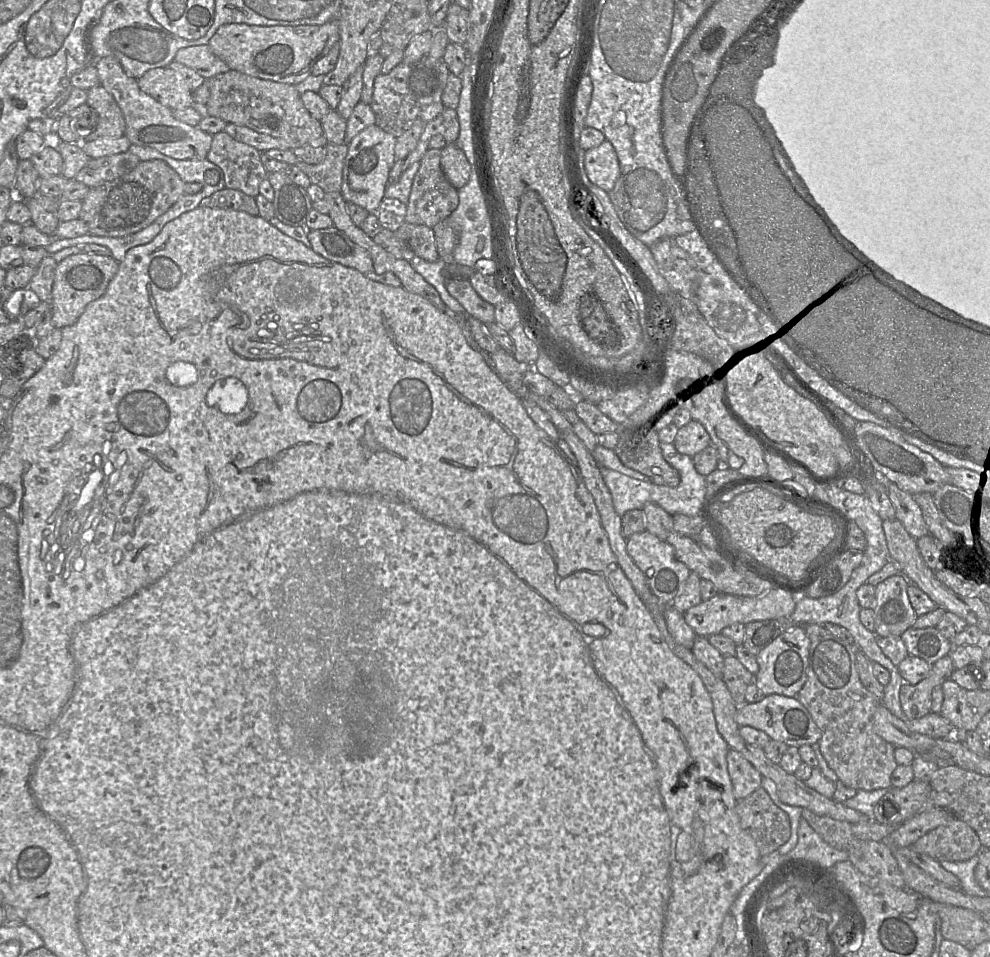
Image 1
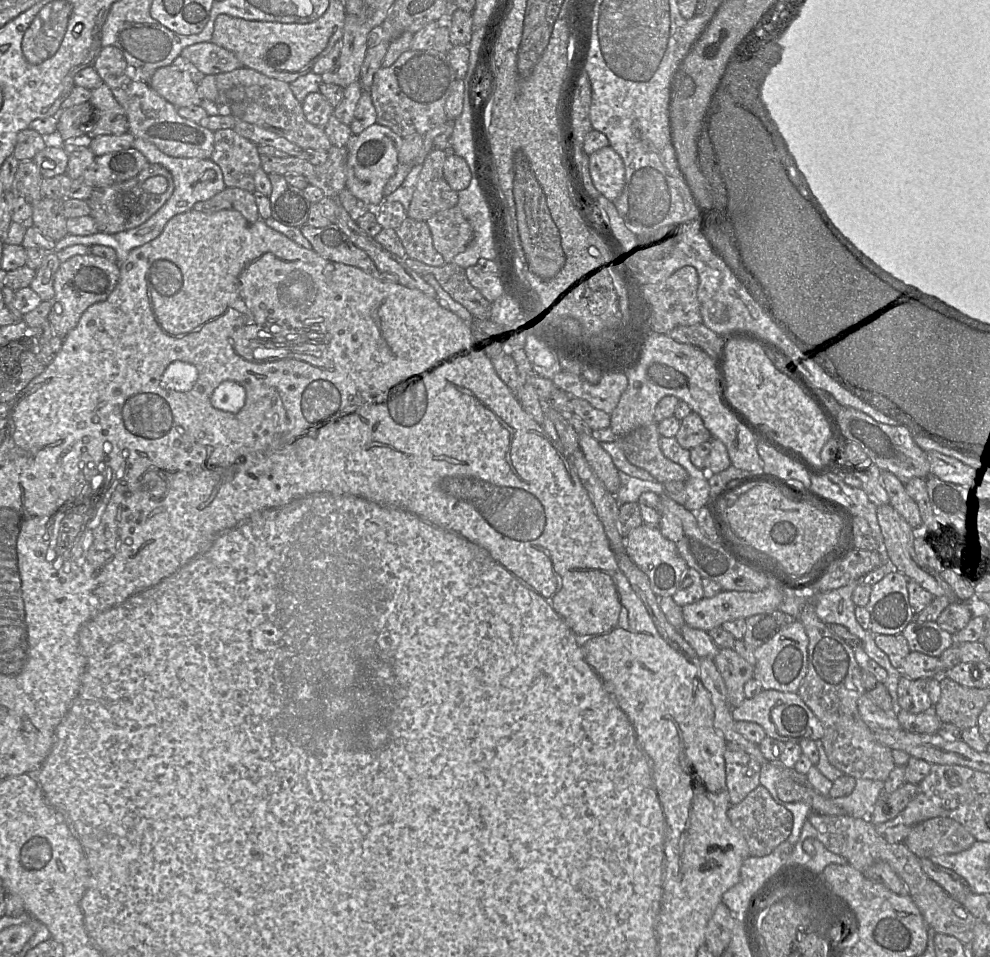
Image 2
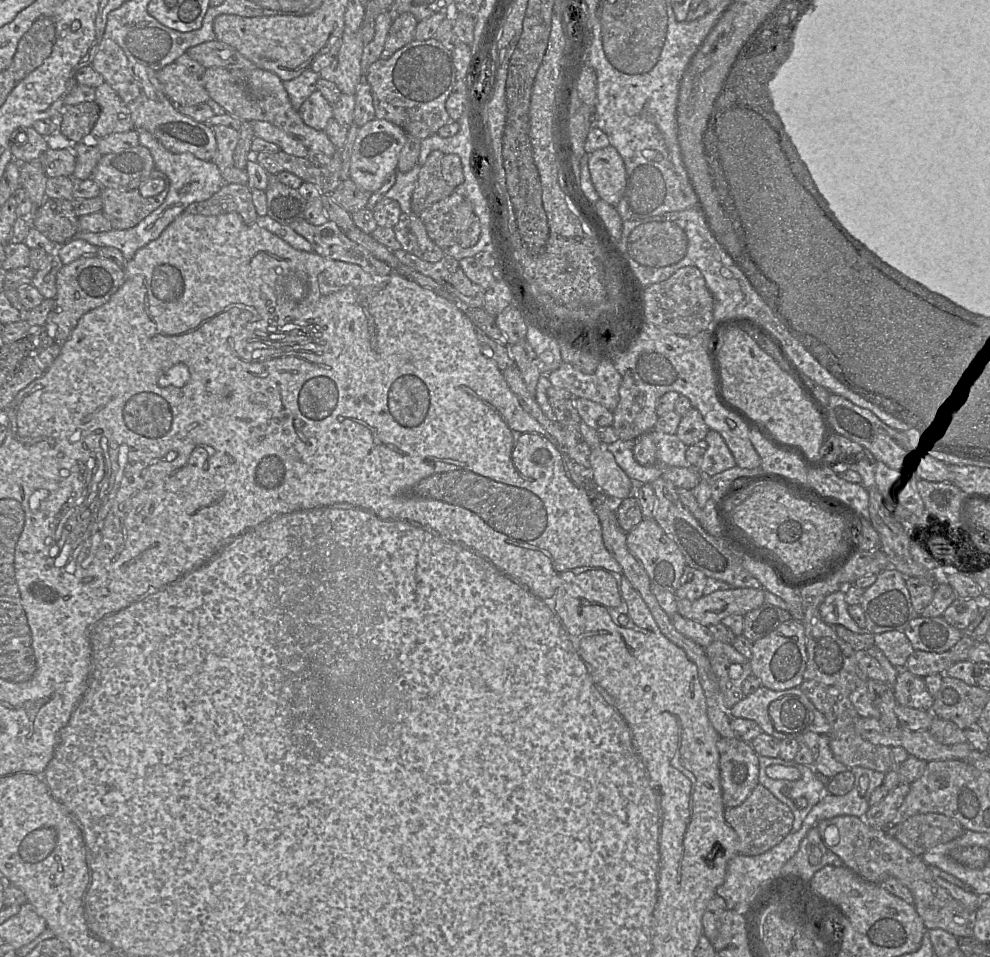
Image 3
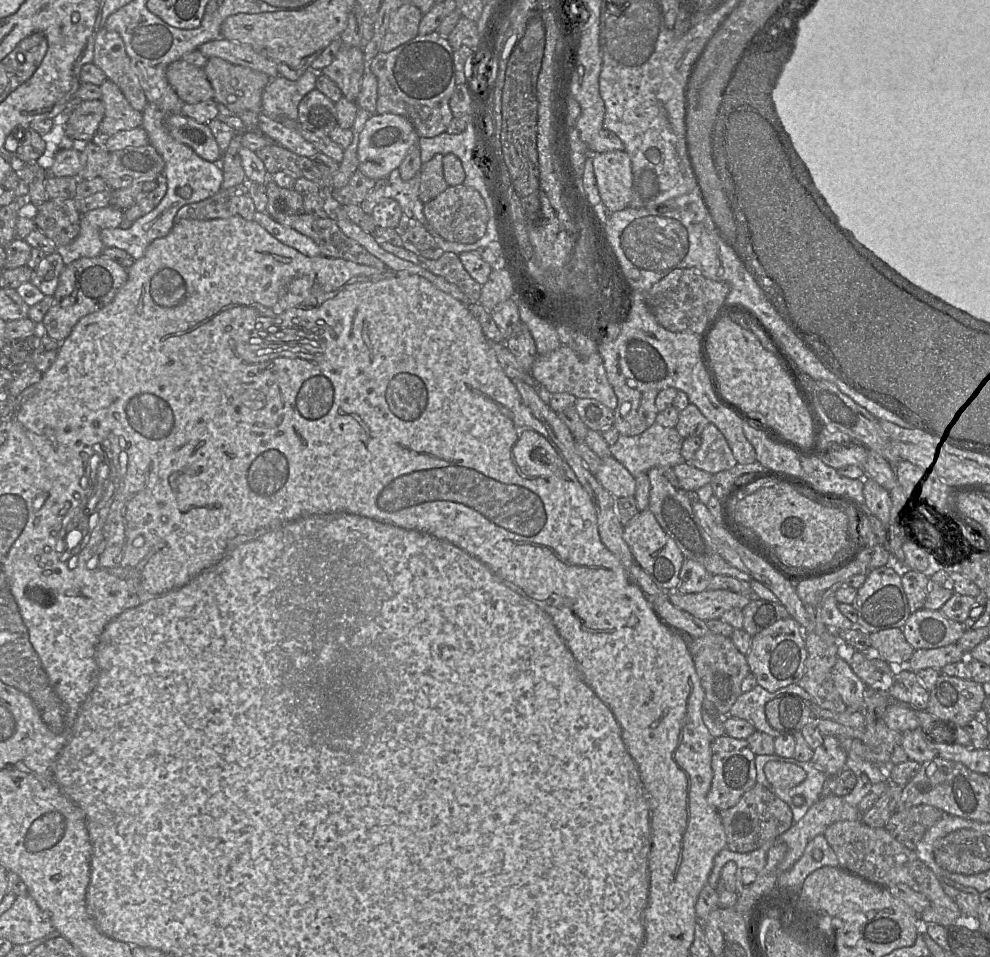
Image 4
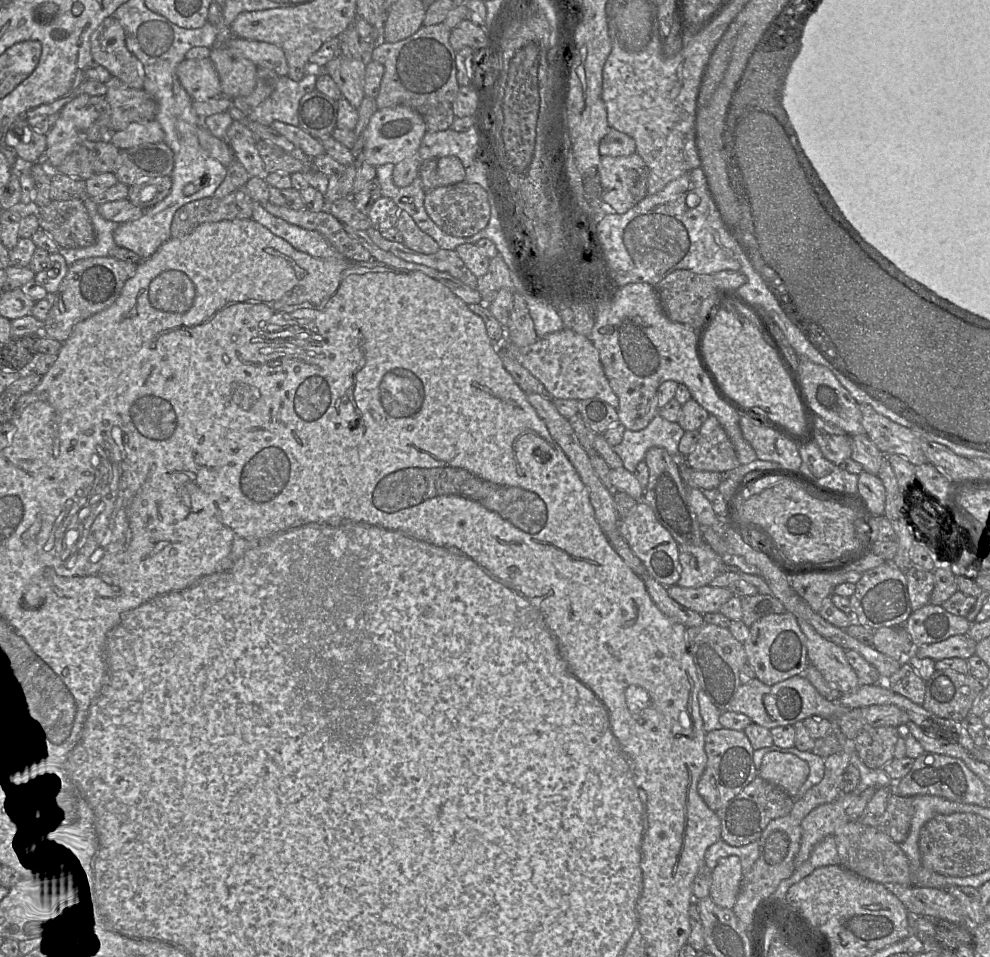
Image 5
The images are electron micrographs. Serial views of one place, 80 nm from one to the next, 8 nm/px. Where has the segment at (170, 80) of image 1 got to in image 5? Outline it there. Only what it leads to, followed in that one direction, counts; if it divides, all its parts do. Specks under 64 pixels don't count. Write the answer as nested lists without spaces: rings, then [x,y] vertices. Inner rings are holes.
[[[210,58],[184,59],[177,67],[177,77],[193,101],[206,101],[221,94],[221,83]]]

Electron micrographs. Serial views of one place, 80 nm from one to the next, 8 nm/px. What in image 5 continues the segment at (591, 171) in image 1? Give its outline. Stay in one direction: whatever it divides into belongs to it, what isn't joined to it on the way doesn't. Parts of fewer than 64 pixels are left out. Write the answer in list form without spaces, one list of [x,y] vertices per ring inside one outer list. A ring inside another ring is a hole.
[[[637,153],[620,157],[601,156],[598,175],[602,187],[602,201],[609,204],[615,214],[626,213],[648,195],[648,168]]]

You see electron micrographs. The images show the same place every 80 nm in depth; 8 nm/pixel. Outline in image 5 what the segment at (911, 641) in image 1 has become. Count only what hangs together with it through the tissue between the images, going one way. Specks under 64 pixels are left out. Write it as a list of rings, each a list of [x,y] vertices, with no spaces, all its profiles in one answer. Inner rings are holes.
[[[928,603],[913,611],[904,627],[915,647],[933,644],[951,636],[967,634],[971,623],[966,617],[947,612],[941,605]]]

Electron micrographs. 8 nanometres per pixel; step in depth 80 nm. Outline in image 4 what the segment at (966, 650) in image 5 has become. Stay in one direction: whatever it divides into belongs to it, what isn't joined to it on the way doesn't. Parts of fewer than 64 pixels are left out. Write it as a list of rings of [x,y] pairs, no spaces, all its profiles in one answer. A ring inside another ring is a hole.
[[[954,643],[940,648],[915,650],[909,661],[903,665],[904,669],[919,672],[927,668],[941,669],[951,663],[967,660],[969,653],[964,653],[960,647]]]

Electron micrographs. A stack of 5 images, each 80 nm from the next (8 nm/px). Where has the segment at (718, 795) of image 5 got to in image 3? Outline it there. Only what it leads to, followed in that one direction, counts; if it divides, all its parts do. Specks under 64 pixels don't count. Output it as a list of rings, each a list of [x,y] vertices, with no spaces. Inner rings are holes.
[[[720,737],[717,748],[723,804],[734,808],[759,784],[759,756],[750,743],[738,738]]]

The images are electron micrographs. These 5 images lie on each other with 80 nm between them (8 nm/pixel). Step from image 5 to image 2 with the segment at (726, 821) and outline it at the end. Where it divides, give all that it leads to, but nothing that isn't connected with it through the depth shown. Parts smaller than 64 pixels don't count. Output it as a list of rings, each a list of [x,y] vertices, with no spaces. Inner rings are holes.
[[[761,785],[751,791],[739,804],[730,806],[727,816],[745,838],[751,857],[769,855],[777,846],[787,841],[793,828],[792,813],[776,803],[769,791]]]

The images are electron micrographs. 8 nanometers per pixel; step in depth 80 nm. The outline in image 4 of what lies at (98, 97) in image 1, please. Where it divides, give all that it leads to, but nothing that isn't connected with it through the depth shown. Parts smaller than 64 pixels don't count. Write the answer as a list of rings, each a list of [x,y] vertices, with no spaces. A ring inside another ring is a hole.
[[[106,79],[100,87],[101,101],[105,107],[104,118],[98,129],[100,141],[122,130],[142,127],[143,113],[130,105],[114,82]]]

